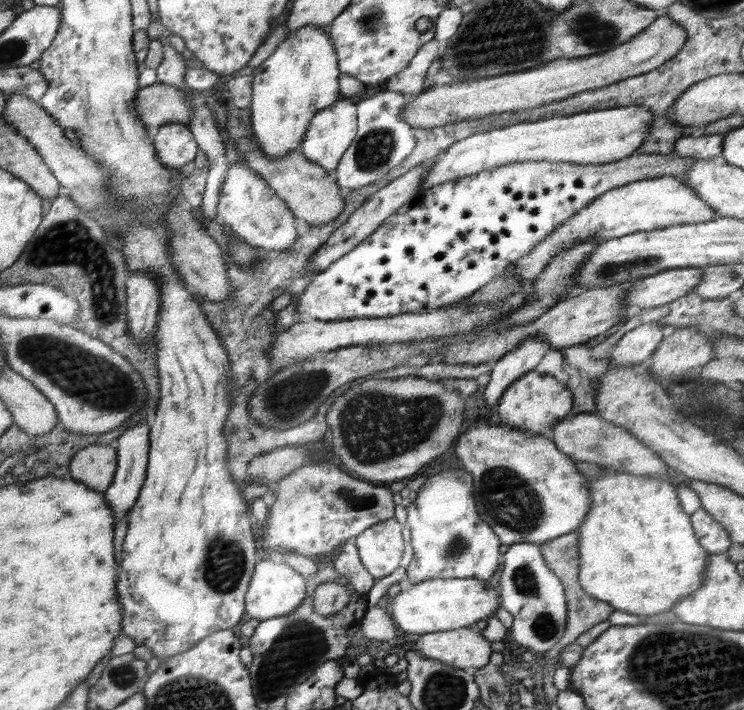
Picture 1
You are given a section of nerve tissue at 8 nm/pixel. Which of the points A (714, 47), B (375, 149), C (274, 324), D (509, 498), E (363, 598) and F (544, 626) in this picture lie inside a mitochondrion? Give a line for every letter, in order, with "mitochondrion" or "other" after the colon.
A: other
B: mitochondrion
C: other
D: mitochondrion
E: other
F: mitochondrion

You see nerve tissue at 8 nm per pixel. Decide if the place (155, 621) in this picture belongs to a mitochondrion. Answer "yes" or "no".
no

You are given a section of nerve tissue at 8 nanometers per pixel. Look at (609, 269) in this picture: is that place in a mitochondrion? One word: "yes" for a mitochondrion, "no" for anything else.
yes

